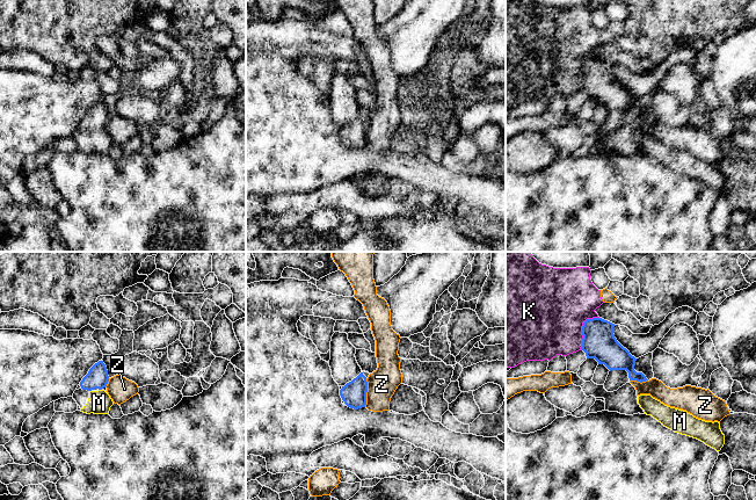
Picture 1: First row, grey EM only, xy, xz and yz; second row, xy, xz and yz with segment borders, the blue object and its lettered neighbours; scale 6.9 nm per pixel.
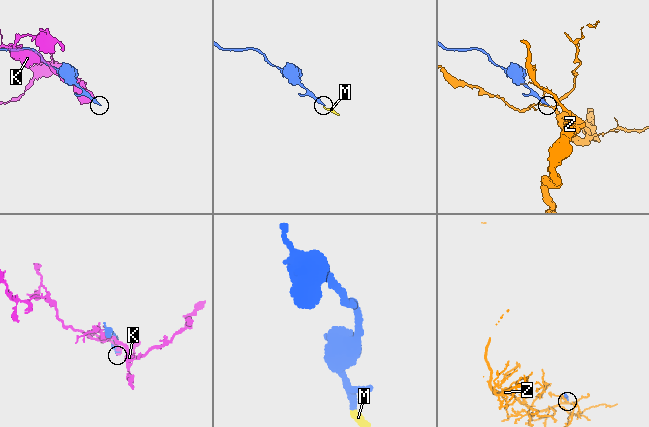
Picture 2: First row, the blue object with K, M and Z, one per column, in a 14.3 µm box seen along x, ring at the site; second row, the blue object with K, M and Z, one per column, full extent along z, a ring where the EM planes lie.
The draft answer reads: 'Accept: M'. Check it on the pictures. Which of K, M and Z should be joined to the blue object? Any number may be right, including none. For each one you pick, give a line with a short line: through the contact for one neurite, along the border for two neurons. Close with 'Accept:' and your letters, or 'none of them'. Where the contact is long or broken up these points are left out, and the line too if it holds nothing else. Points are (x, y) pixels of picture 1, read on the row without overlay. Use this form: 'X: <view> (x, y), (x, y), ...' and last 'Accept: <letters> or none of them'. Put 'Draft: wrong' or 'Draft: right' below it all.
Accept: none of them
Draft: wrong

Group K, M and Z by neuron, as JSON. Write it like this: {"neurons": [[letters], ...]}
{"neurons": [["K"], ["M"], ["Z"]]}

